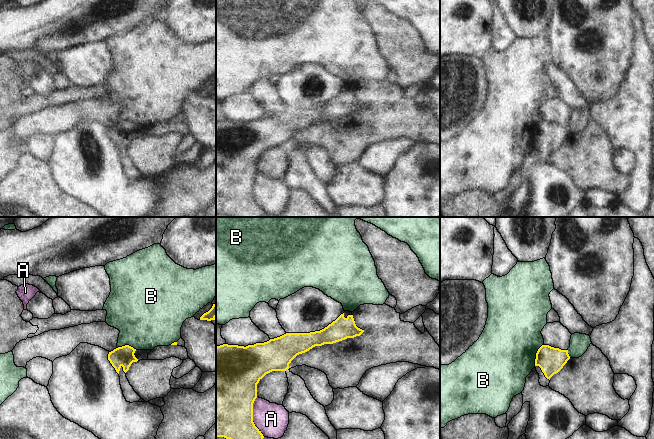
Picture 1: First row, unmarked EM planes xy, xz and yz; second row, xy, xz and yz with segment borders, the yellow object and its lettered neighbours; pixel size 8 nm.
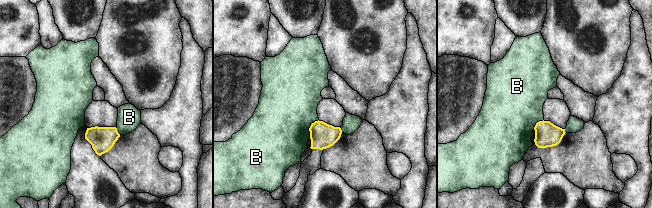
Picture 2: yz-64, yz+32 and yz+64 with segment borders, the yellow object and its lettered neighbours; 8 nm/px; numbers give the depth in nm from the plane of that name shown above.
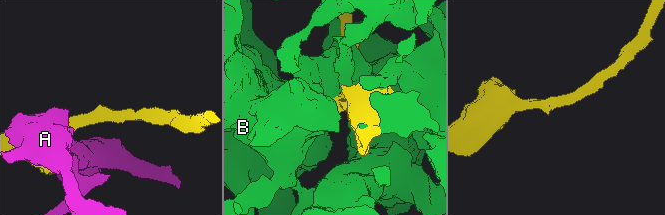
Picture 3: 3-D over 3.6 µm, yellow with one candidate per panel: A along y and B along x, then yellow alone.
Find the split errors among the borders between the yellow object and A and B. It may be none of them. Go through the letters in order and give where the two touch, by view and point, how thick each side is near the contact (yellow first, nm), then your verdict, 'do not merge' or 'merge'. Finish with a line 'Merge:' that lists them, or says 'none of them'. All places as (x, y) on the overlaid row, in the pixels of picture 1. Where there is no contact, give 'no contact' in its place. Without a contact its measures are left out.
A: meets yellow in xz at (252, 417); 480 nm thick on the yellow side, 260 nm on the other; do not merge
B: meets yellow in yz at (536, 355); 220 nm thick on the yellow side, 480 nm on the other; do not merge
Merge: none of them

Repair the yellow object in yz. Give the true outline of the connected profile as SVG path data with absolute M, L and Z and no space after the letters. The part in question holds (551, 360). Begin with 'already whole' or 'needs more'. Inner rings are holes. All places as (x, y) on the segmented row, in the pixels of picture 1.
needs more | M542 345L535 359L535 368L539 374L539 383L546 387L550 383L550 378L558 373L570 359L568 350L561 350L549 345Z

